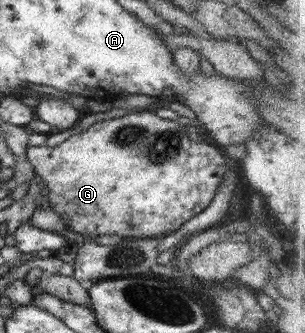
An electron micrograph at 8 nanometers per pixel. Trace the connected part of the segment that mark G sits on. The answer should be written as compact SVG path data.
M144 109L140 113L129 113L122 117L117 116L113 119L106 119L95 122L86 130L68 137L64 142L54 147L43 146L28 146L26 157L34 166L37 176L43 179L48 187L48 197L50 207L56 211L66 221L69 229L80 233L86 239L95 239L98 235L119 235L123 238L153 238L163 237L169 233L176 232L184 223L189 221L194 215L198 215L204 211L212 201L217 185L220 183L224 172L228 169L226 166L226 153L221 147L214 147L203 140L193 142L186 134L185 126L177 120L168 120L154 114L154 109Z

